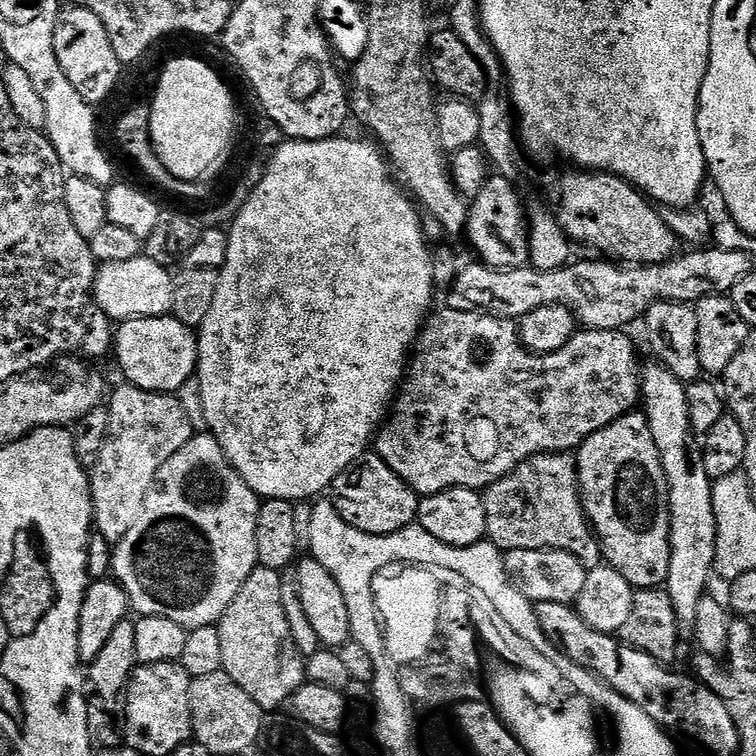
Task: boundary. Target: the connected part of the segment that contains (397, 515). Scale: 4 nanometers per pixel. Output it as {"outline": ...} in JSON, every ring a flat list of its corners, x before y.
{"outline":[[369,450,359,456,331,486,330,499,338,514,346,523,356,530,364,531,366,535,392,535,417,523,416,515,421,497,416,495,413,488,386,462,382,462,380,455,375,450]]}

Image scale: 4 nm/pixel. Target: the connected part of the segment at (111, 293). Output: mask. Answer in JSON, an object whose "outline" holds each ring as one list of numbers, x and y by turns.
{"outline":[[143,254,130,258,130,262,100,264,96,273,96,301,113,322,134,318,167,316,174,302,174,276,171,271]]}

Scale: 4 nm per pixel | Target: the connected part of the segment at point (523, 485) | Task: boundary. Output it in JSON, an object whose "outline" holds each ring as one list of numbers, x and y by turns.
{"outline":[[547,452,519,464,489,488,483,489,487,539,502,553,510,550,558,550,577,556,591,570,602,564,600,541,584,513,576,462,571,455]]}

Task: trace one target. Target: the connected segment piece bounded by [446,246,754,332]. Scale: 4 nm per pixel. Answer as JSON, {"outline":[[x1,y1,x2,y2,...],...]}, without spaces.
{"outline":[[697,247,697,252,677,254,664,264,621,266,604,258,569,262,558,270,522,268,490,268,483,262,465,263,458,278,447,289,447,307,490,316,519,318,538,310,538,306,561,304,571,308,585,329,627,329,636,319,647,317,649,310,661,302,695,306,707,296,727,296,742,278,754,270,752,260,744,252,732,248]]}

